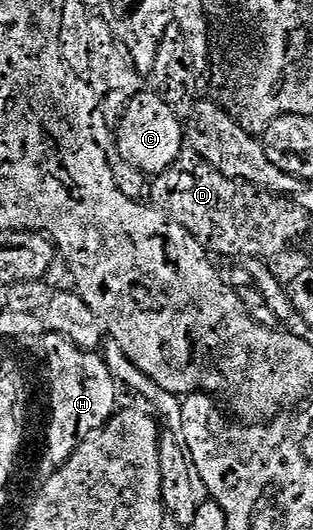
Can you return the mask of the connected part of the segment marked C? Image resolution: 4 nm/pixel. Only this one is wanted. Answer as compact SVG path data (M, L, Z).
M139 93L129 100L126 112L122 115L122 124L116 127L117 158L128 161L128 165L136 165L147 175L153 177L164 173L184 150L184 123L177 115L175 108L164 102L157 93Z

